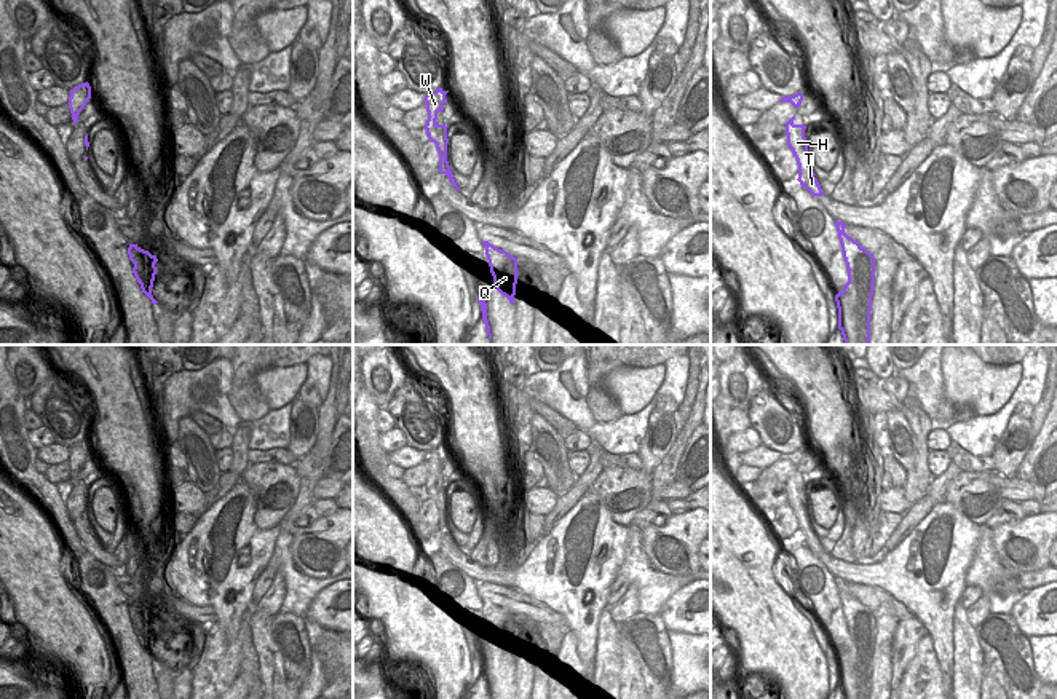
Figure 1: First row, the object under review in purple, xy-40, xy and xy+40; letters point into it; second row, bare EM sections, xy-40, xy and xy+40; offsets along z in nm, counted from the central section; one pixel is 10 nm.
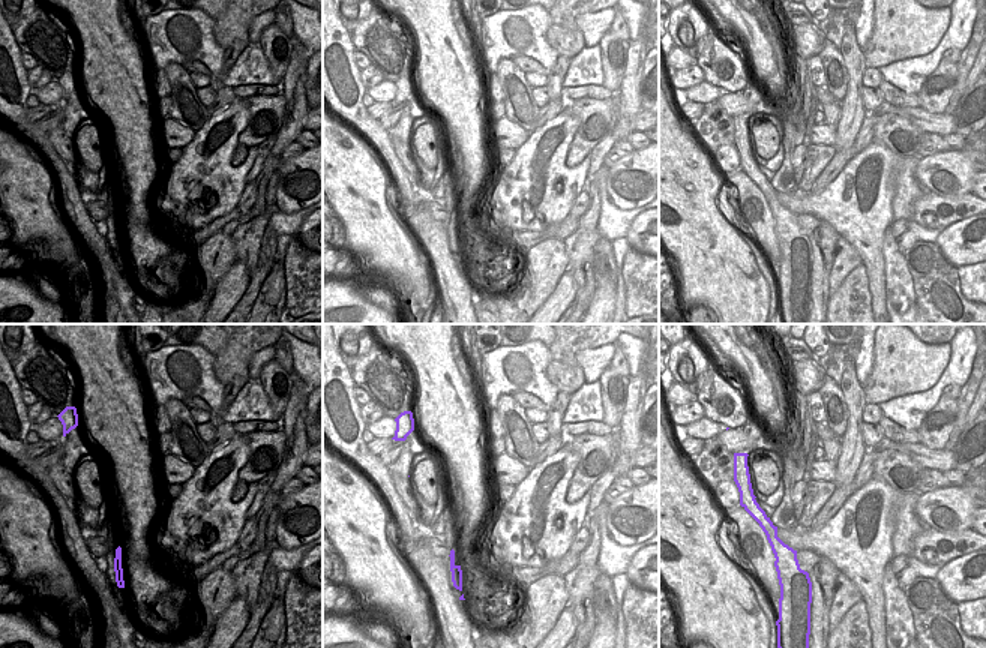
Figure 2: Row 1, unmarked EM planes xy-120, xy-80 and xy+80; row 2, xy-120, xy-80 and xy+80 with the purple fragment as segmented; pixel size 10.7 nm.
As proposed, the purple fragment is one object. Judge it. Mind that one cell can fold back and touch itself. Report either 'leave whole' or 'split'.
leave whole

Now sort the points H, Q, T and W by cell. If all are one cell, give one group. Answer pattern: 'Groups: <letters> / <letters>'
Groups: H Q T W.

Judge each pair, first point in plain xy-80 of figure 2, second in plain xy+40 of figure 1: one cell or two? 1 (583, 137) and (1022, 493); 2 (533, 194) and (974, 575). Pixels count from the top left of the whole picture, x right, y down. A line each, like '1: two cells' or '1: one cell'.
1: two cells
2: two cells

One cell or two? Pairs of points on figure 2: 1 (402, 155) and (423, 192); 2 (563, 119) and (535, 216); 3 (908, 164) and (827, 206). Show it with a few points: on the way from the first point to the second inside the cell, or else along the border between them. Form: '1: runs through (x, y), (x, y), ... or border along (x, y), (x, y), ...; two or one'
1: runs through (408, 164), (417, 183); one
2: runs through (550, 143), (539, 164), (538, 188), (535, 192); one
3: border along (899, 156), (895, 165), (895, 195), (890, 204); two

